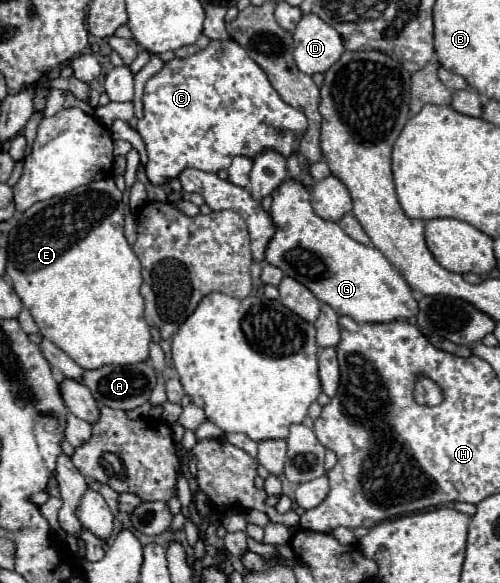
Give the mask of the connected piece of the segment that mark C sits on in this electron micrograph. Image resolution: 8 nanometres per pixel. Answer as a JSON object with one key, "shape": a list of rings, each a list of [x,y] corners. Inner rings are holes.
{"shape":[[[211,41],[203,51],[173,59],[163,65],[163,69],[145,83],[145,115],[137,121],[135,129],[147,145],[147,177],[153,185],[165,185],[171,179],[177,179],[183,169],[195,167],[207,173],[217,173],[227,169],[237,155],[255,157],[263,151],[279,151],[289,157],[297,153],[299,139],[307,131],[307,117],[287,105],[279,93],[269,83],[265,71],[253,61],[247,51],[233,41]]]}

